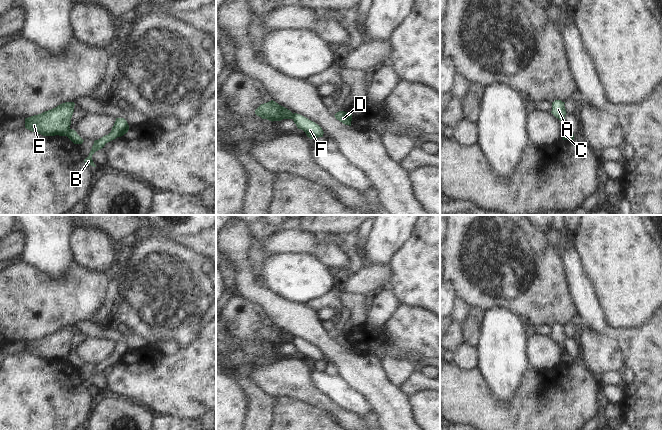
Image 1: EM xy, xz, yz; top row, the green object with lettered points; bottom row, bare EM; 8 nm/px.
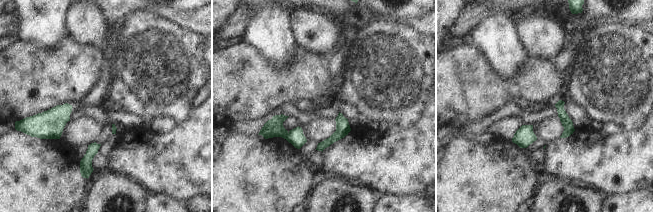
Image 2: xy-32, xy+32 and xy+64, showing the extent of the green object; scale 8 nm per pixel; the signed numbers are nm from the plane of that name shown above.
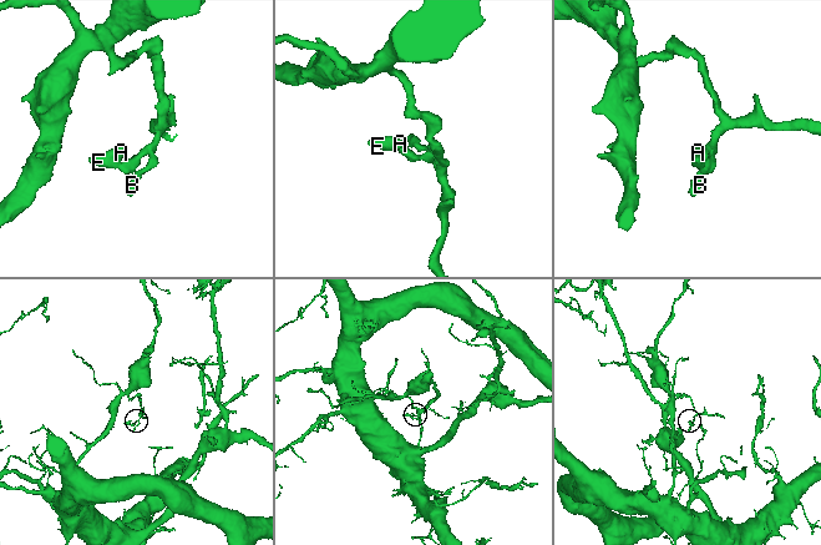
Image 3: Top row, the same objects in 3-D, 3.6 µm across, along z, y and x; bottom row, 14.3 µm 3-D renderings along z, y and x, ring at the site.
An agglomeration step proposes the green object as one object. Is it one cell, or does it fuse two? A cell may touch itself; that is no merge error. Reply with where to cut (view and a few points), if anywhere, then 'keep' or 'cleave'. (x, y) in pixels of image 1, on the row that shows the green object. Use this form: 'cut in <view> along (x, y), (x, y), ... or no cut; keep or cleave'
cut in xy along (70, 129), (66, 135); cleave

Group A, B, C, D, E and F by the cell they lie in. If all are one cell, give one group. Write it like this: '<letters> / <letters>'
A E / B C D F

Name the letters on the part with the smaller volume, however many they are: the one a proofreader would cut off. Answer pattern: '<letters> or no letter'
A, E.

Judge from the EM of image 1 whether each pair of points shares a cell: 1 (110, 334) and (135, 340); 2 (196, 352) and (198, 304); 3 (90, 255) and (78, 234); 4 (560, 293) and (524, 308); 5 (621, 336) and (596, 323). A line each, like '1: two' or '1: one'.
1: one
2: two
3: one
4: one
5: two

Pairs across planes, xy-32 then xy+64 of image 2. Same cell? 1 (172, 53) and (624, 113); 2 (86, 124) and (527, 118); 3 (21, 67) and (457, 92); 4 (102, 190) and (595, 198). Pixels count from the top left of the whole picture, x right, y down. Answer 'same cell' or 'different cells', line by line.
1: same cell
2: different cells
3: same cell
4: same cell

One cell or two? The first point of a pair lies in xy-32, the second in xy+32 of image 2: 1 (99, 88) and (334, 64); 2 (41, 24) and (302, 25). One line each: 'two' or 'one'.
1: one
2: two

